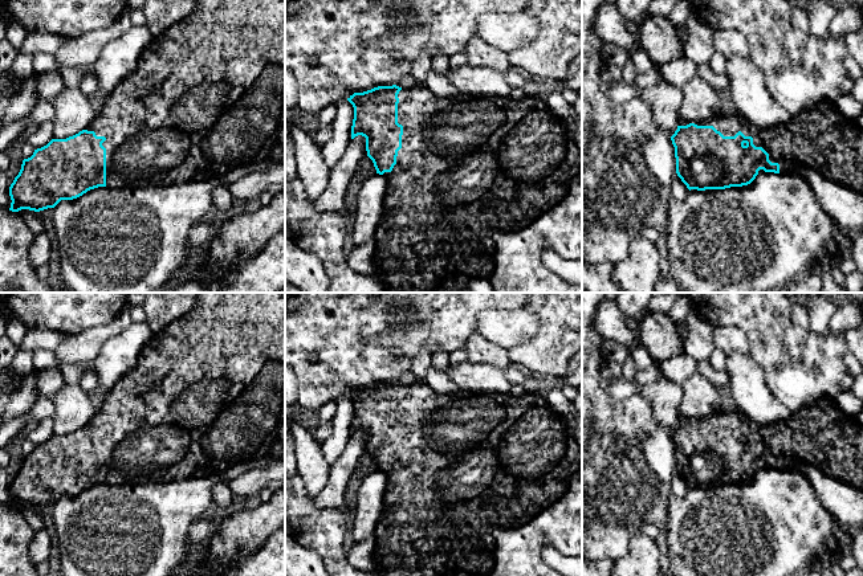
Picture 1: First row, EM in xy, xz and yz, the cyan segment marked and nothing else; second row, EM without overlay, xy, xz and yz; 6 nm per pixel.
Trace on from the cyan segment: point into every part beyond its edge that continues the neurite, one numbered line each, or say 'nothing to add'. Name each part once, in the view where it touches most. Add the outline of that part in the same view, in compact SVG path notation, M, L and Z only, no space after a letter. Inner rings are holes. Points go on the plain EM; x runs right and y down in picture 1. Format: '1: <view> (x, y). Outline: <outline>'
1: yz (821, 434). Outline: M821 397L793 412L789 421L772 425L756 424L738 409L726 409L701 418L680 416L677 422L687 422L689 420L713 422L724 433L734 433L738 428L745 433L752 433L753 441L762 444L769 450L772 459L779 461L779 470L795 469L798 463L806 463L815 466L829 477L863 490L863 425L858 417L847 416L833 397Z

